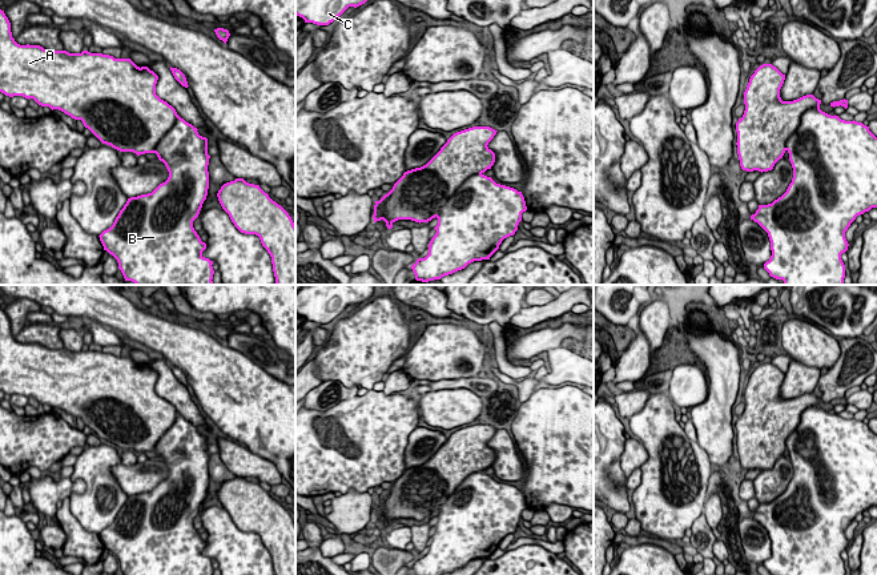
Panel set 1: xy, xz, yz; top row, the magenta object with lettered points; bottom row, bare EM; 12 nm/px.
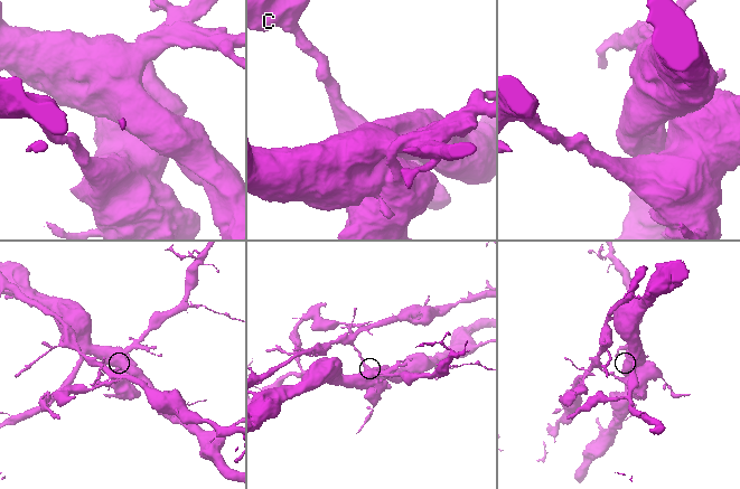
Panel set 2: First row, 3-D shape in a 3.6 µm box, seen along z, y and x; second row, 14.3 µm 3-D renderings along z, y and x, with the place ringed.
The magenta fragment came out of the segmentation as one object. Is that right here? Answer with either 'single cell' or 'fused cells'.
single cell

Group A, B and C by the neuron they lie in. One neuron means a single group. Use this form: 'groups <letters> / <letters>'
groups A B C

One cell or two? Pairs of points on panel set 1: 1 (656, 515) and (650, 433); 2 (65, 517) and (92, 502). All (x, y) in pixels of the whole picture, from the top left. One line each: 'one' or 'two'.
1: one
2: two

